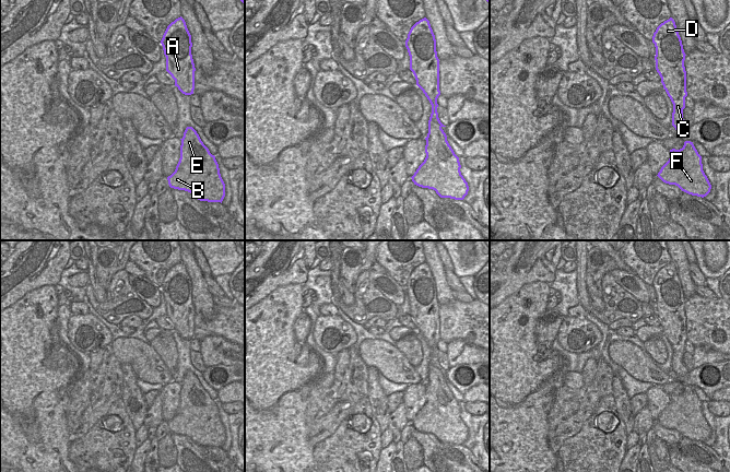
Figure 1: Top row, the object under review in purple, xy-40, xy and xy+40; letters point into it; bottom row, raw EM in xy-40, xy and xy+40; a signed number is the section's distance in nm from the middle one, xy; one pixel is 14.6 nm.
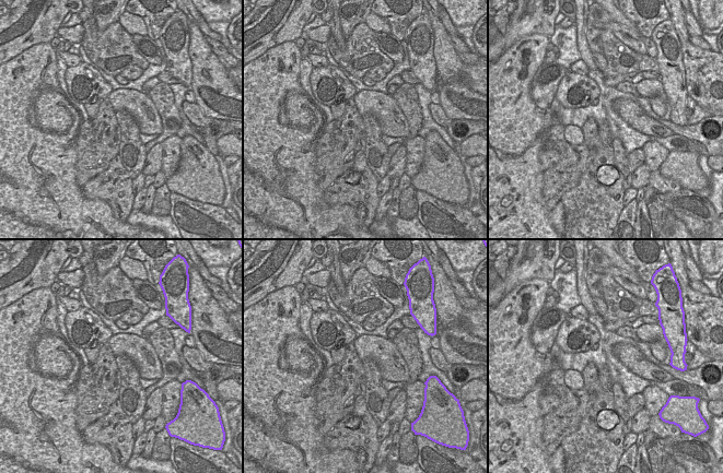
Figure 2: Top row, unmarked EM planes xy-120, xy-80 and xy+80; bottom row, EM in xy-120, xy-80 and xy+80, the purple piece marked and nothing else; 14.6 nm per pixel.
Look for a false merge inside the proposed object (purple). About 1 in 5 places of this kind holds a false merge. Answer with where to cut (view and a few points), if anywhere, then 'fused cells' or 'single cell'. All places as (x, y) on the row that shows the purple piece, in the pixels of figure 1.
no cut; single cell

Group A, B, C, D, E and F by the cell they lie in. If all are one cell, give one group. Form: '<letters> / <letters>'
A B C D E F

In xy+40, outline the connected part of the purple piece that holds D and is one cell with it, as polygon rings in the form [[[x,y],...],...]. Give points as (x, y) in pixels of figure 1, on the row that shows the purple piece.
[[[672,17],[657,27],[652,36],[652,43],[656,47],[656,70],[673,104],[672,126],[678,132],[684,132],[690,127],[683,119],[685,97],[687,96],[684,67],[686,55]]]

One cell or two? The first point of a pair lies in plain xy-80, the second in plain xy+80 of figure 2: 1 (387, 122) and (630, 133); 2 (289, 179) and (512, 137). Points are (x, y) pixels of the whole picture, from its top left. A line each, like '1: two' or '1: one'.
1: two
2: one

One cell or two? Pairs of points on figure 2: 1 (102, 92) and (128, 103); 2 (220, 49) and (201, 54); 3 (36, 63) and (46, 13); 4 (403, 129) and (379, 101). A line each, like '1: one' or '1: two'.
1: two
2: two
3: two
4: one

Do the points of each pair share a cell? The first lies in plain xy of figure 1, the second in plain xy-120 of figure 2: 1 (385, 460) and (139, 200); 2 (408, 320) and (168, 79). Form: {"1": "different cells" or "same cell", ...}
{"1": "same cell", "2": "same cell"}

